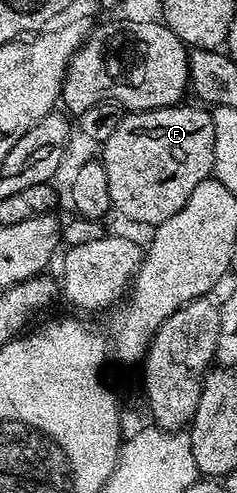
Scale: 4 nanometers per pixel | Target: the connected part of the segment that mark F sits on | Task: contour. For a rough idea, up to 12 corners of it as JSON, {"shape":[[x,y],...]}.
{"shape":[[127,113],[100,146],[111,207],[147,228],[214,172],[213,113]]}

